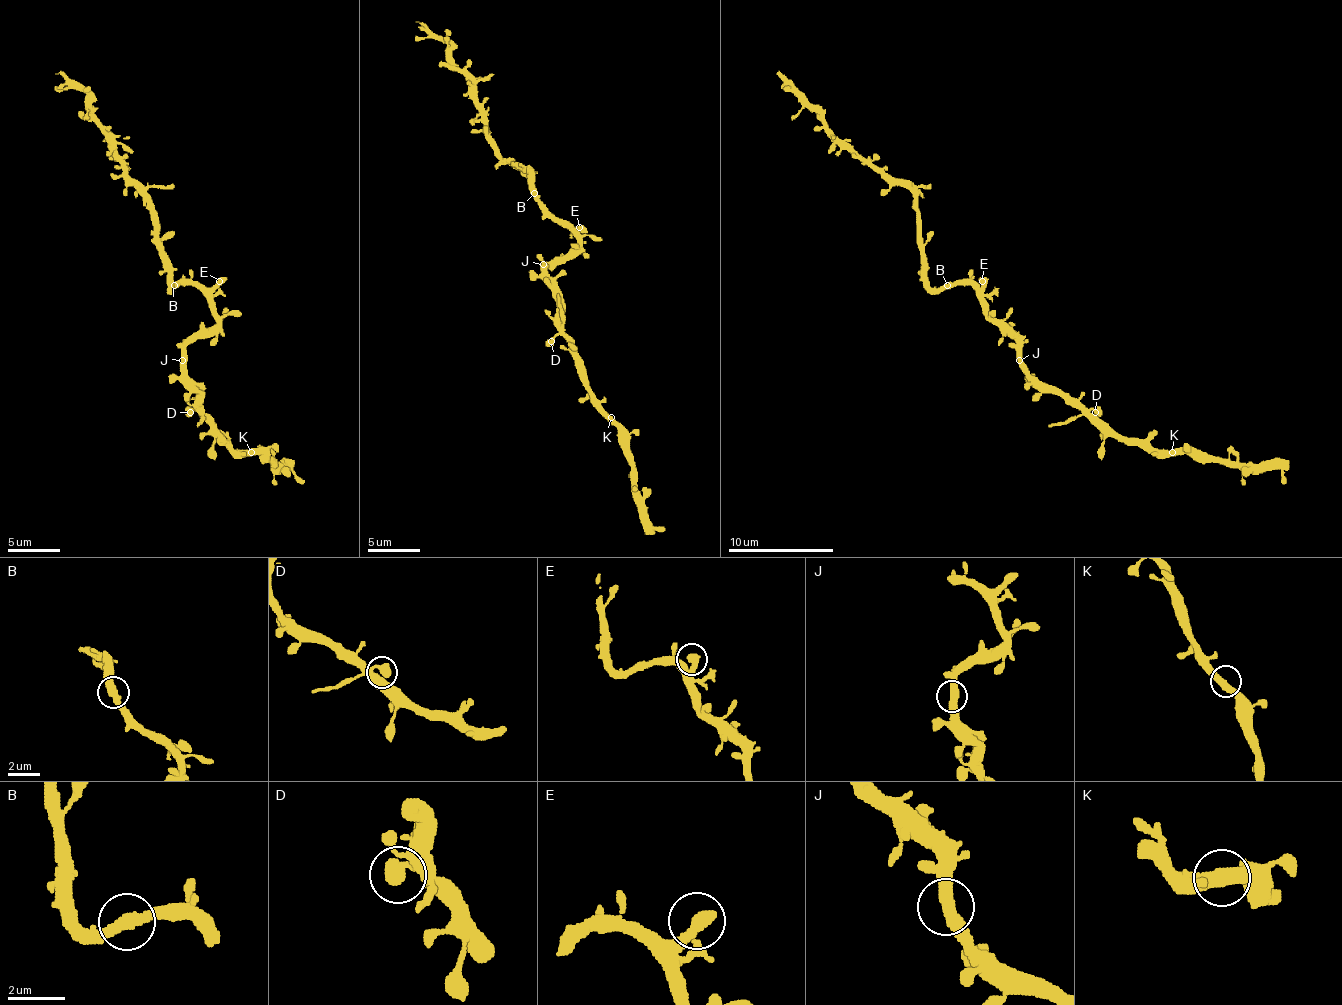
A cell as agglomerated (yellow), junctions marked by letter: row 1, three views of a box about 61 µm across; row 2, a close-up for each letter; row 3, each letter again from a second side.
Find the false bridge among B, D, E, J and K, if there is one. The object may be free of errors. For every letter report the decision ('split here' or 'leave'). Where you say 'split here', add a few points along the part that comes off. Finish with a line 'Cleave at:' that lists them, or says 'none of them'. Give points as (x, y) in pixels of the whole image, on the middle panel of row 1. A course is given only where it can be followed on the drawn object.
B: leave
D: leave
E: leave
J: leave
K: leave
Cleave at: none of them

